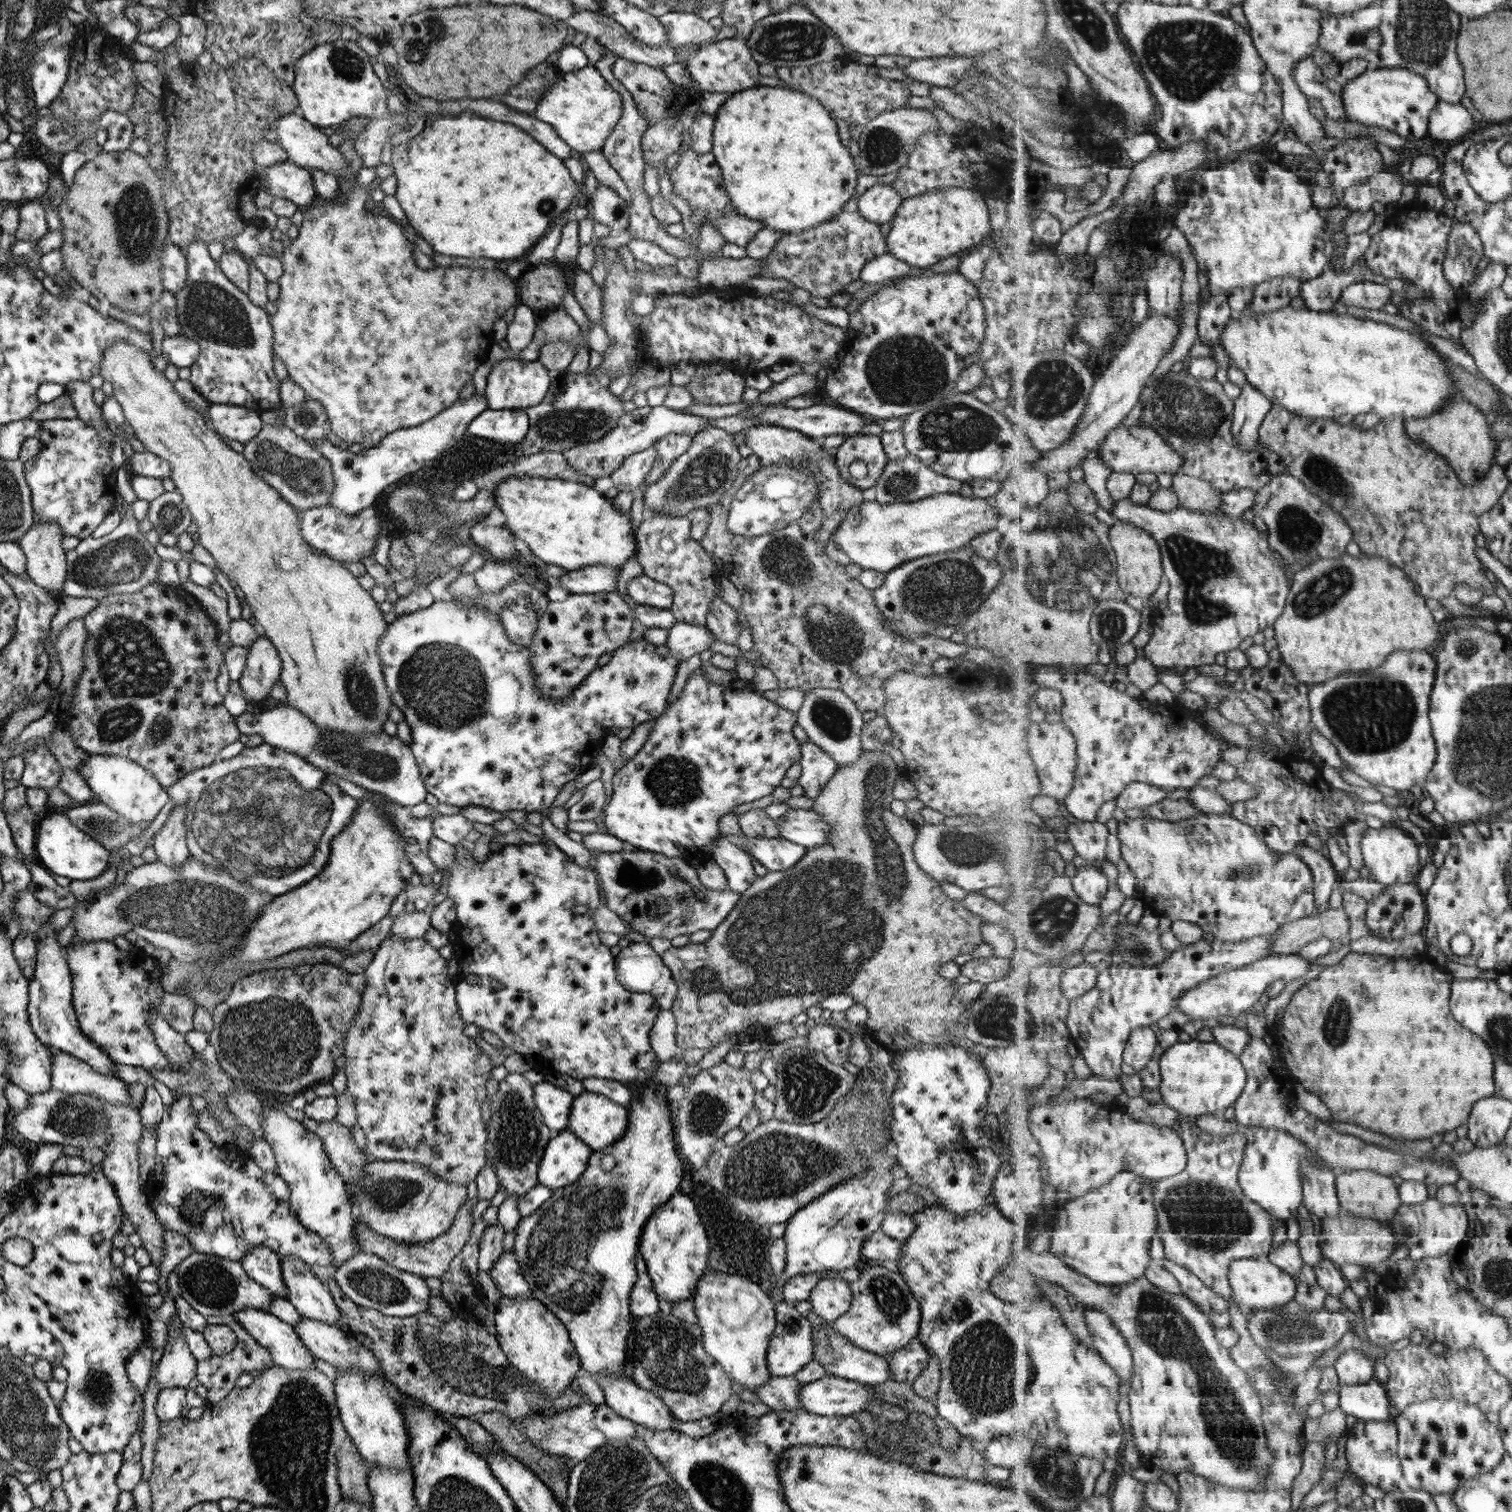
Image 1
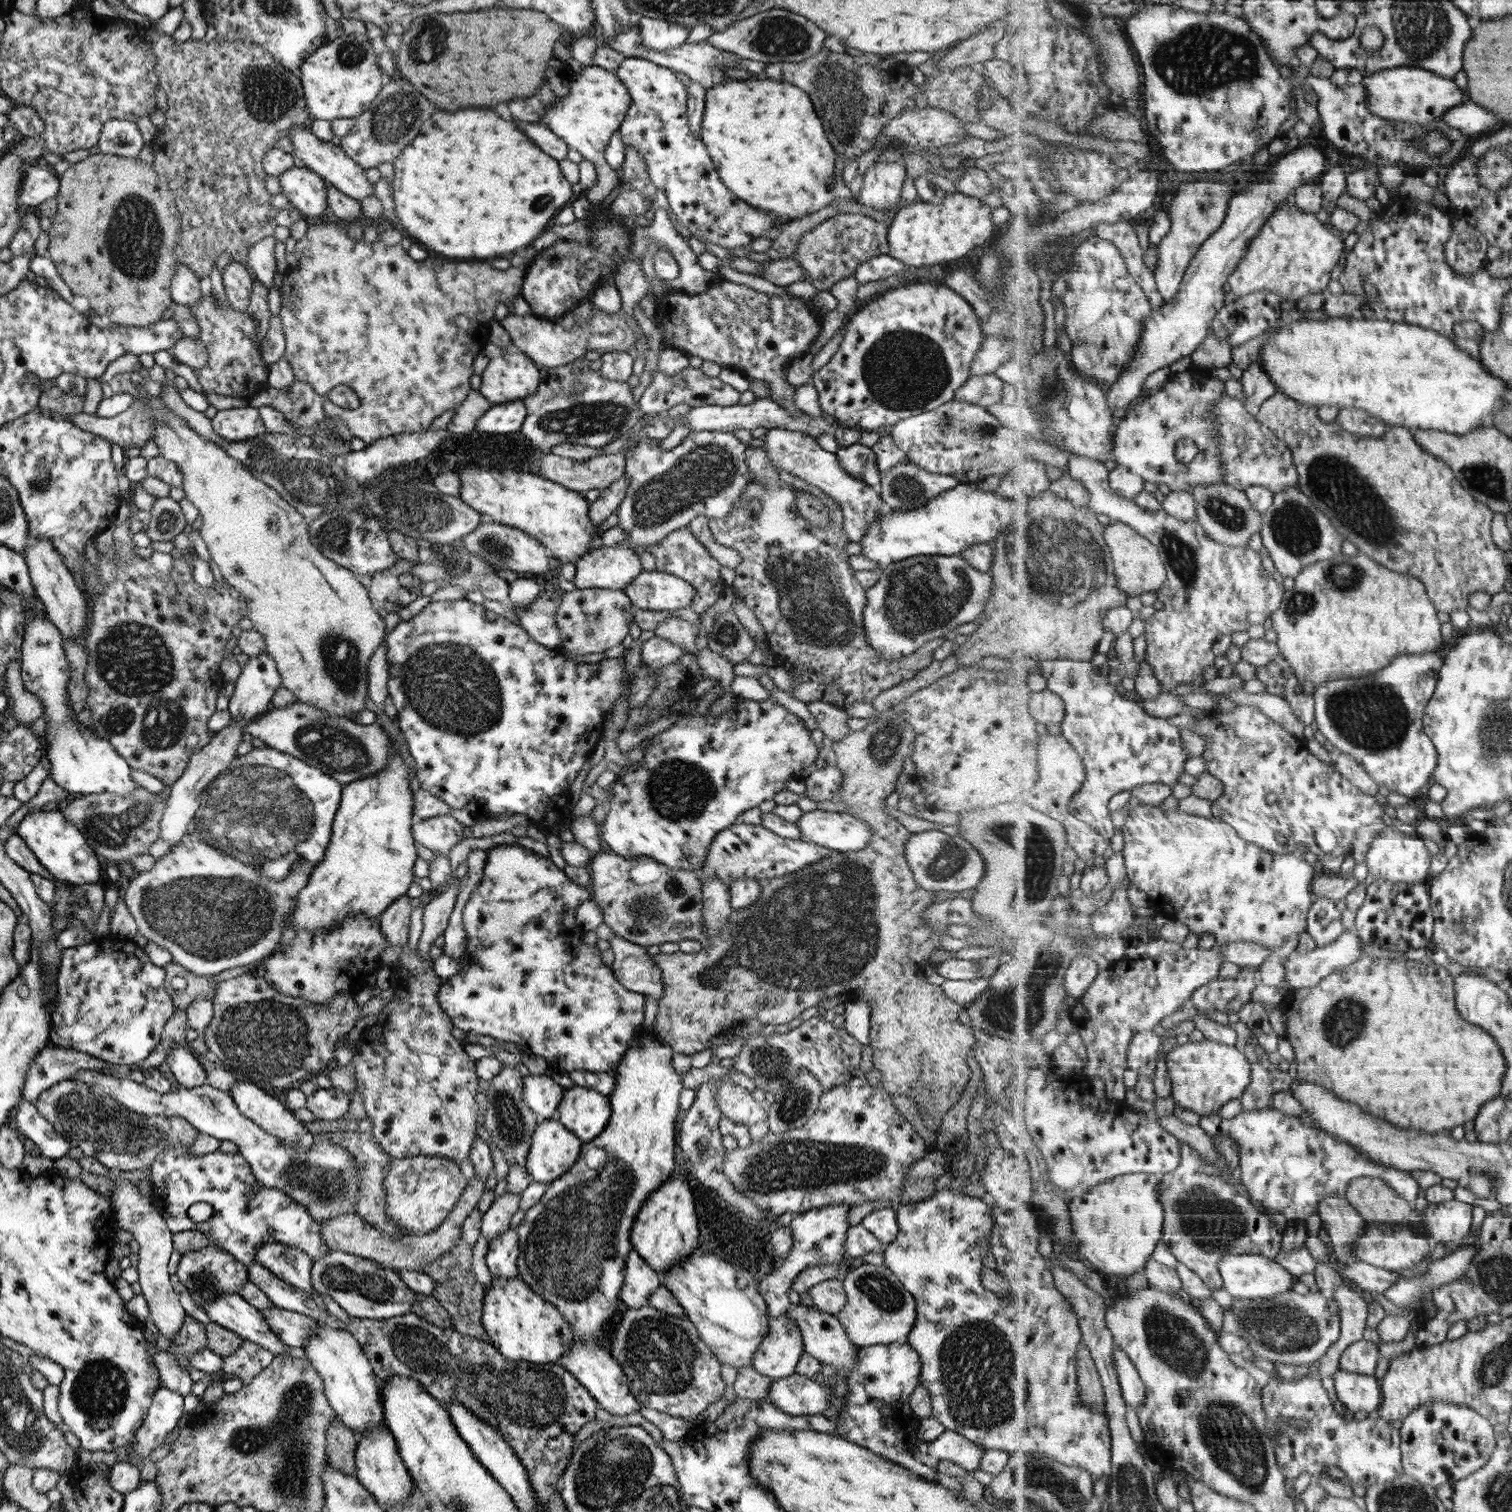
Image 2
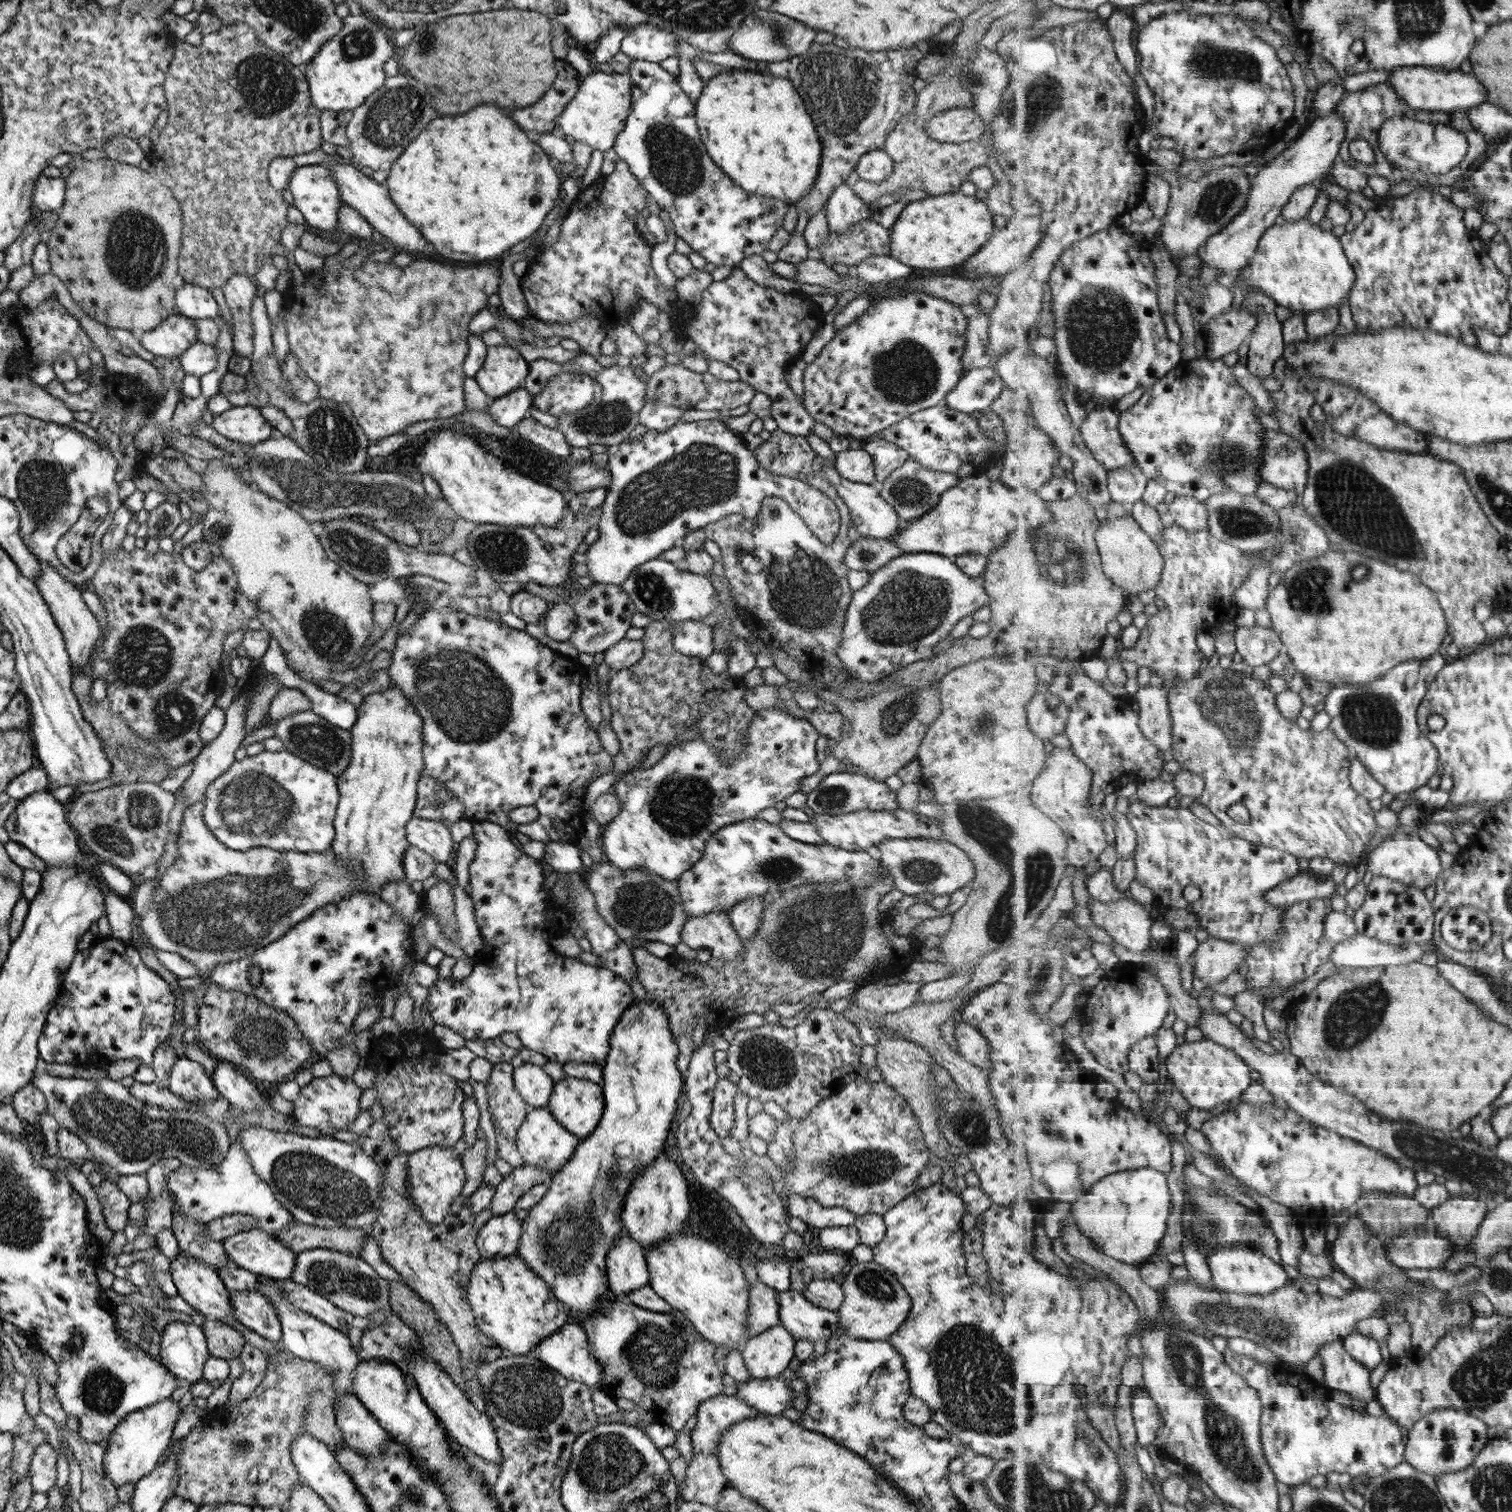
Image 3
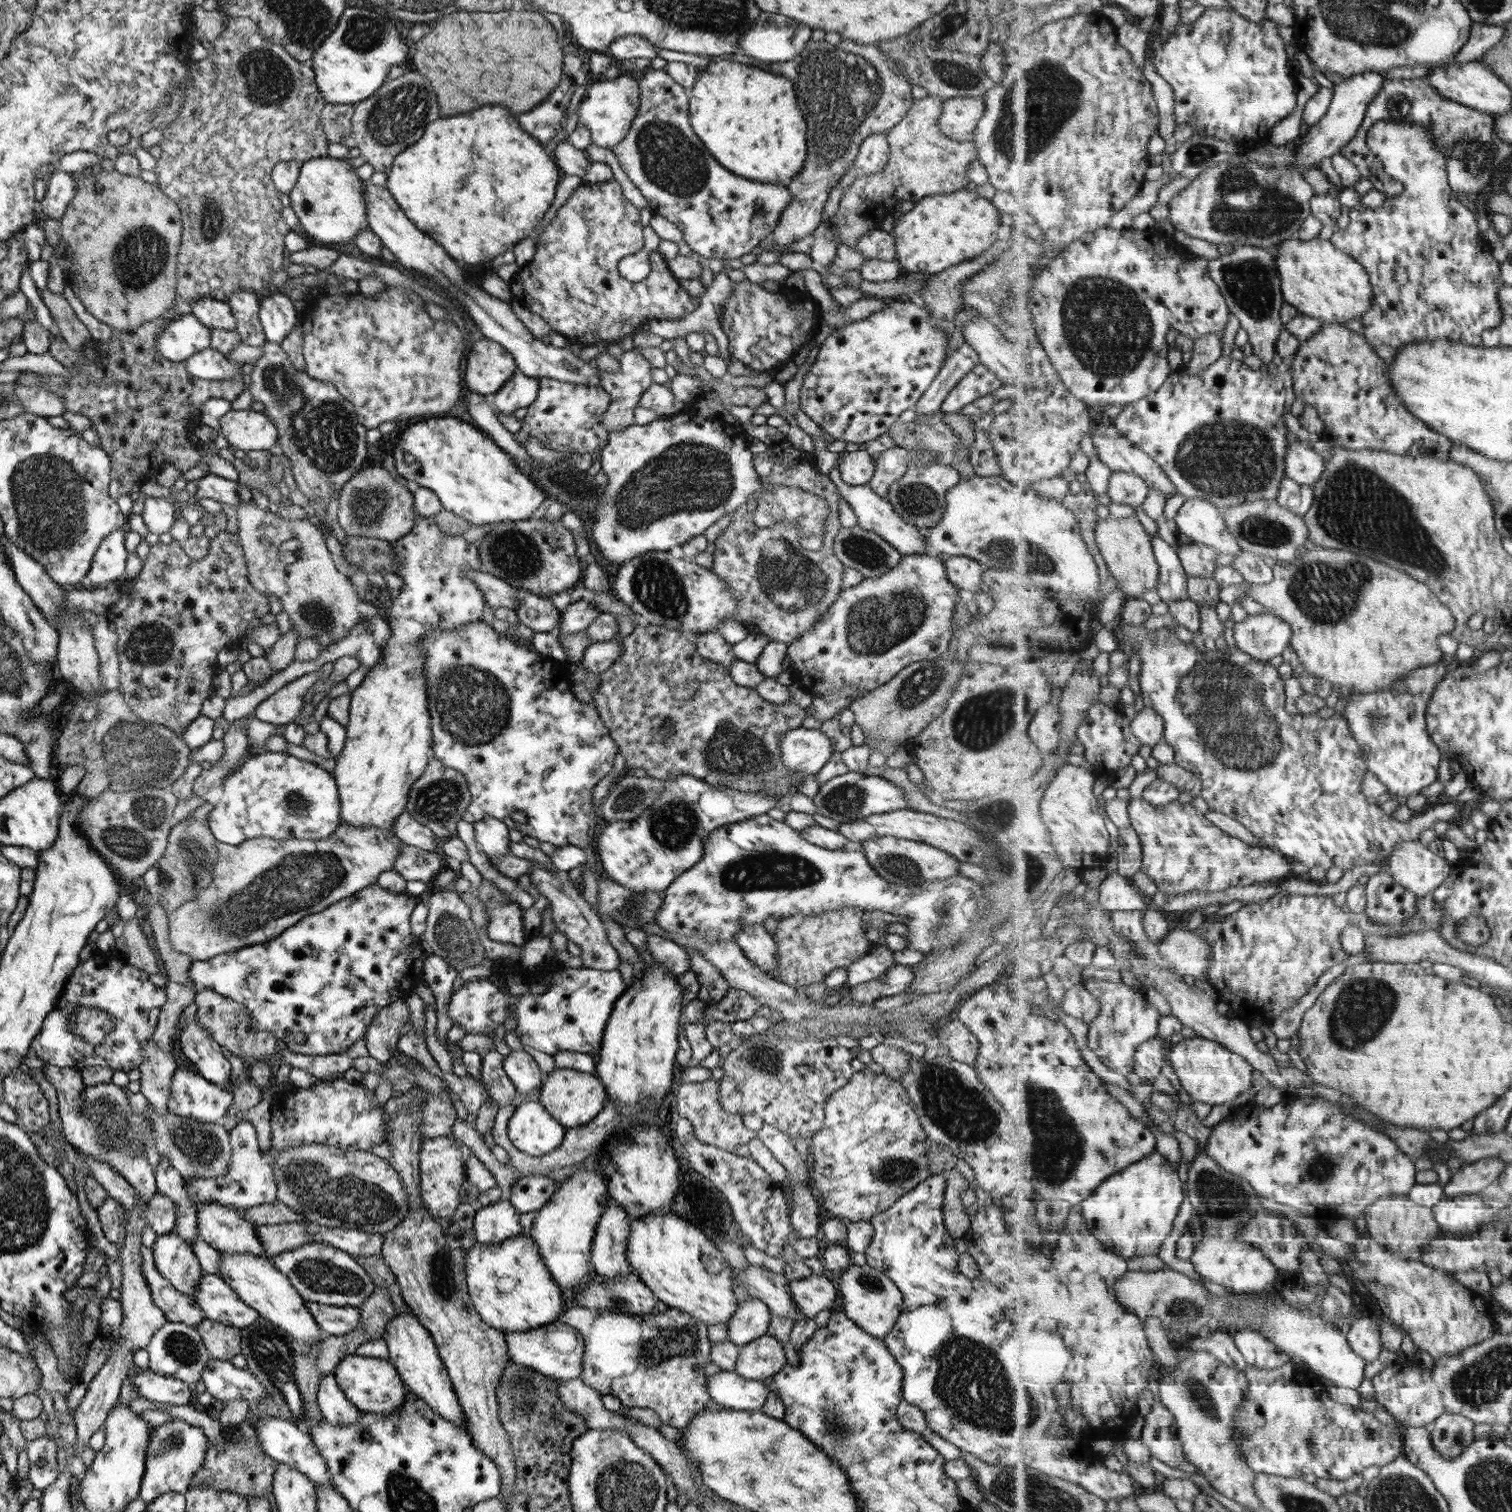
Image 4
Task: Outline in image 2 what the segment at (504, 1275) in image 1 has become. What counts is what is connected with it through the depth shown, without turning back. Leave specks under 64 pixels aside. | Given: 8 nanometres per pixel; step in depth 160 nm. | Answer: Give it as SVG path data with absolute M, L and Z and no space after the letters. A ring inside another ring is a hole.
M515 1229L501 1231L486 1246L485 1264L493 1277L517 1277L518 1236Z

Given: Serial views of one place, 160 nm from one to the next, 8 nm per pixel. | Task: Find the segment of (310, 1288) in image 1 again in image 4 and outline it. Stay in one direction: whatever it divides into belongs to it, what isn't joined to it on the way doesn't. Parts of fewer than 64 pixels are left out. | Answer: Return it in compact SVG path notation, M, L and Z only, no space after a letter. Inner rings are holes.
M199 1201L193 1205L197 1215L198 1237L203 1242L217 1250L272 1258L264 1256L254 1226L243 1222L238 1211L213 1201Z

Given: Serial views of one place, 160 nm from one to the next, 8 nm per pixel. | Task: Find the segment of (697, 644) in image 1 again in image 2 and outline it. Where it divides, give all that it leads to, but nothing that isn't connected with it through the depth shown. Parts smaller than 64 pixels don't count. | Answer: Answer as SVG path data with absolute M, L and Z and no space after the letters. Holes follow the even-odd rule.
M653 637L642 642L639 648L641 658L641 667L647 668L665 668L669 664L675 664L683 653L681 647L673 645L673 643L658 637Z

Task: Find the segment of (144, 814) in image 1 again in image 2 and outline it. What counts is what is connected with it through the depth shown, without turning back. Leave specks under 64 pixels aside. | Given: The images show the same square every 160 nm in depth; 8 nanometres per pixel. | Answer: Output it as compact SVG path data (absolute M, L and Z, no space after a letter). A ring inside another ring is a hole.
M35 608L29 610L29 617L25 622L23 634L23 646L21 649L21 681L23 688L27 692L33 693L41 701L43 712L42 719L45 726L45 743L47 743L47 752L44 754L43 763L50 767L50 779L57 786L64 788L72 796L82 796L86 794L108 793L126 797L132 795L138 786L130 779L130 767L109 745L107 740L95 736L89 727L83 728L83 725L76 719L76 713L68 705L68 696L66 695L67 681L69 681L69 666L62 648L61 634L55 629L55 626L49 622L46 616L39 616Z

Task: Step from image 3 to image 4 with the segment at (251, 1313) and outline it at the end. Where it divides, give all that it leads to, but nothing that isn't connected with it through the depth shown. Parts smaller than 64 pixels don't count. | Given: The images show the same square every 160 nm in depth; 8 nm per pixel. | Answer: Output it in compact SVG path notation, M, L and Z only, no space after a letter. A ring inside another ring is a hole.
M205 1271L201 1273L200 1279L194 1288L194 1303L202 1310L205 1319L225 1326L232 1326L238 1329L245 1328L245 1326L258 1321L259 1318L258 1312L243 1304L243 1301L237 1298L235 1291L231 1290L226 1285L226 1282L223 1282L223 1279Z

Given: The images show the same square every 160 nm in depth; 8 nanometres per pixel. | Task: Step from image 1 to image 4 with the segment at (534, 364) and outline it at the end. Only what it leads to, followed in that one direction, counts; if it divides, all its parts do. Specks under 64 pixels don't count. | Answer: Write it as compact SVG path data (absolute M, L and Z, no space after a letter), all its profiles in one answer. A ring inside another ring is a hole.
M481 339L472 342L465 358L463 385L488 398L497 392L517 370L511 353L497 342Z

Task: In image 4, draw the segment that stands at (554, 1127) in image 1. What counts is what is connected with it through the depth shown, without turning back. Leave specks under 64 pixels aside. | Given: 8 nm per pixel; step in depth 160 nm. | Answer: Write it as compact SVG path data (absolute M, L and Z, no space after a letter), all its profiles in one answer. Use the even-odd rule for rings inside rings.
M510 1050L507 1056L502 1057L502 1069L507 1078L511 1080L516 1093L519 1094L534 1093L537 1088L541 1088L545 1077L537 1068L535 1059L525 1053L525 1051Z

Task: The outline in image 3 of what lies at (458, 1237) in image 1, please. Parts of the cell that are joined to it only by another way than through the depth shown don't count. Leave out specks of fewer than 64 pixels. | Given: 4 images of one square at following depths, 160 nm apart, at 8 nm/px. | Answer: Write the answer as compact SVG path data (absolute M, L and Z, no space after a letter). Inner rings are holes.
M476 1140L473 1148L466 1148L462 1159L465 1182L461 1187L460 1194L470 1197L475 1189L483 1182L483 1171L486 1169L487 1142ZM293 1222L274 1234L274 1238L293 1252L313 1249L335 1249L359 1256L369 1231L355 1227L318 1228Z

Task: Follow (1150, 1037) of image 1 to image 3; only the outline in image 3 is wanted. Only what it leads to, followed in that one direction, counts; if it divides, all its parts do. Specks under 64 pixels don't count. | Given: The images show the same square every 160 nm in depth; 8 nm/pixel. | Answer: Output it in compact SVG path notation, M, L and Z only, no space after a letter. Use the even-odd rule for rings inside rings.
M1154 1036L1145 1037L1136 1042L1129 1053L1130 1071L1138 1075L1143 1083L1155 1084L1159 1080L1159 1050Z

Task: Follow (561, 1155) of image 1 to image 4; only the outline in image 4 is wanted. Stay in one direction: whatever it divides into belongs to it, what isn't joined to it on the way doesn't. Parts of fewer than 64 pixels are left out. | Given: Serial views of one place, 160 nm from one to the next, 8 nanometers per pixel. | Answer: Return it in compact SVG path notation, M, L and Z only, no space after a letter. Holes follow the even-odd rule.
M538 1100L519 1104L507 1120L507 1139L516 1150L531 1157L555 1150L563 1142L565 1131Z

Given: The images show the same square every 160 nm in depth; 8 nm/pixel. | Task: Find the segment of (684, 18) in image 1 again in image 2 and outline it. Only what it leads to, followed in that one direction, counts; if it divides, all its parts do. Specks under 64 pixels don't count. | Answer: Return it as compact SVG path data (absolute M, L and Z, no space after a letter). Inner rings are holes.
M773 8L744 19L737 19L725 30L709 35L705 41L720 51L735 53L737 58L758 60L768 65L805 60L823 48L821 42L826 36L828 34L803 16L781 8ZM645 16L639 17L635 26L638 28L642 46L661 51L684 46L690 29L685 22L677 24Z

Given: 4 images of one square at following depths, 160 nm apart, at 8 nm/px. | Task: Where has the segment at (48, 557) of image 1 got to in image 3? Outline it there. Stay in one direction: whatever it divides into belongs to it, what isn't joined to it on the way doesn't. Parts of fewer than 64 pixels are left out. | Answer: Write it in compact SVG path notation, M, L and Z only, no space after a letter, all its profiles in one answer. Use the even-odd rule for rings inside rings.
M39 562L40 572L34 580L39 595L48 607L53 621L61 632L64 648L69 656L69 663L73 670L87 673L89 660L96 642L100 640L100 627L89 608L85 605L81 593L74 584L67 582L52 566Z

